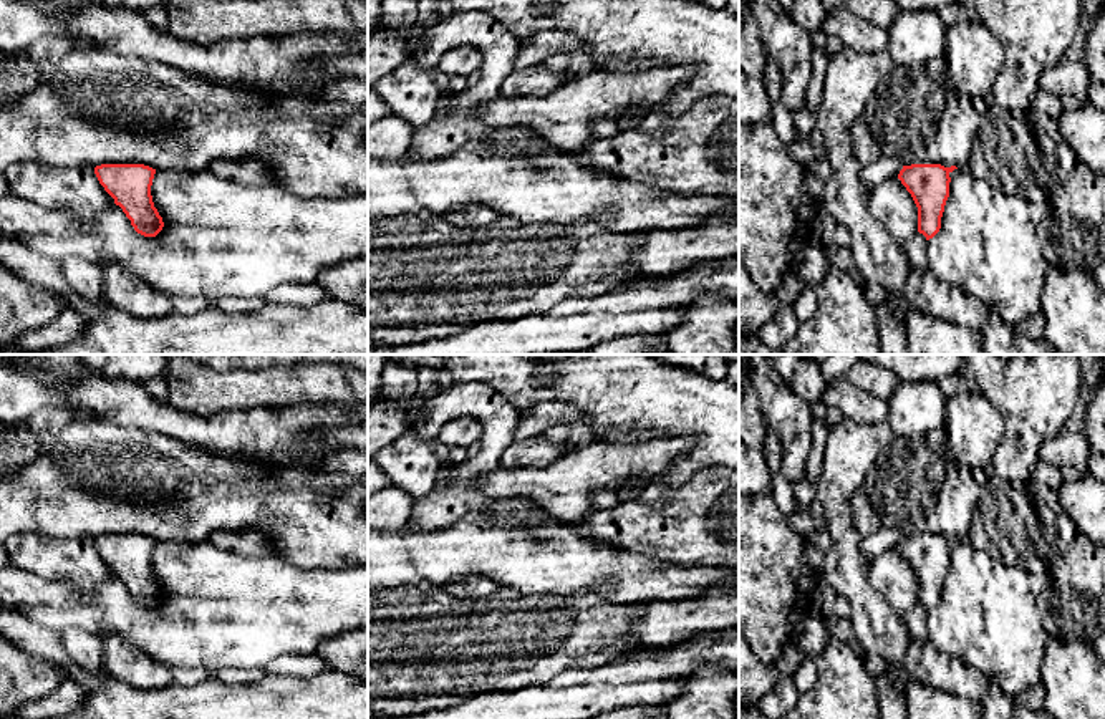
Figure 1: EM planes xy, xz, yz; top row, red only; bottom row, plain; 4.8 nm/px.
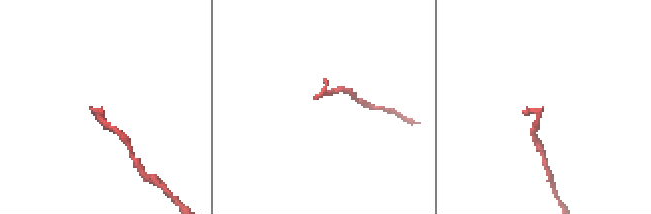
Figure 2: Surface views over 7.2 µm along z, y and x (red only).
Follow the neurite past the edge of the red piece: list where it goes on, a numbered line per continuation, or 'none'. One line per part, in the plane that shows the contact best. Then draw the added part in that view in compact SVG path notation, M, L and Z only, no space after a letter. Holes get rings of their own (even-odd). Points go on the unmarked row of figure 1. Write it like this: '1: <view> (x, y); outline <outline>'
none

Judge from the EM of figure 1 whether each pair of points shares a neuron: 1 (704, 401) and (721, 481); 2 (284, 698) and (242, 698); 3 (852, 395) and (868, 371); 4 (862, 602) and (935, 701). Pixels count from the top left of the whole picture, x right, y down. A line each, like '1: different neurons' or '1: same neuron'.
1: different neurons
2: same neuron
3: different neurons
4: different neurons

